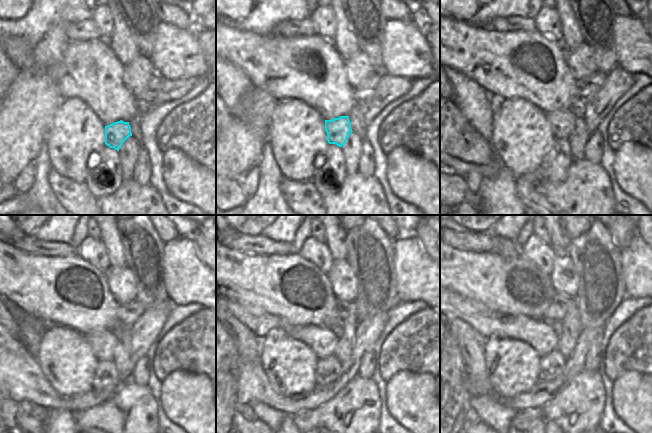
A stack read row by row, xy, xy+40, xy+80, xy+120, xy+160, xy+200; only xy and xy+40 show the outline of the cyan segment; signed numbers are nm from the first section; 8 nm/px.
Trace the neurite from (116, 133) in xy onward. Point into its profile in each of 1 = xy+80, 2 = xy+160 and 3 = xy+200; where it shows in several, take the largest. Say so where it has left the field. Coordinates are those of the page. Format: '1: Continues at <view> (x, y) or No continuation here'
1: Continues at xy+80 (560, 121)
2: Continues at xy+160 (322, 341)
3: Continues at xy+200 (539, 334).

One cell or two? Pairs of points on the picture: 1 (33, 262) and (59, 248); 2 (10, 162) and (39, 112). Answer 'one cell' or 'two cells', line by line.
1: two cells
2: one cell

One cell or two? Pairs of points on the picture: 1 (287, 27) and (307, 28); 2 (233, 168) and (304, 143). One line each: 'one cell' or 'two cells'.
1: one cell
2: two cells

